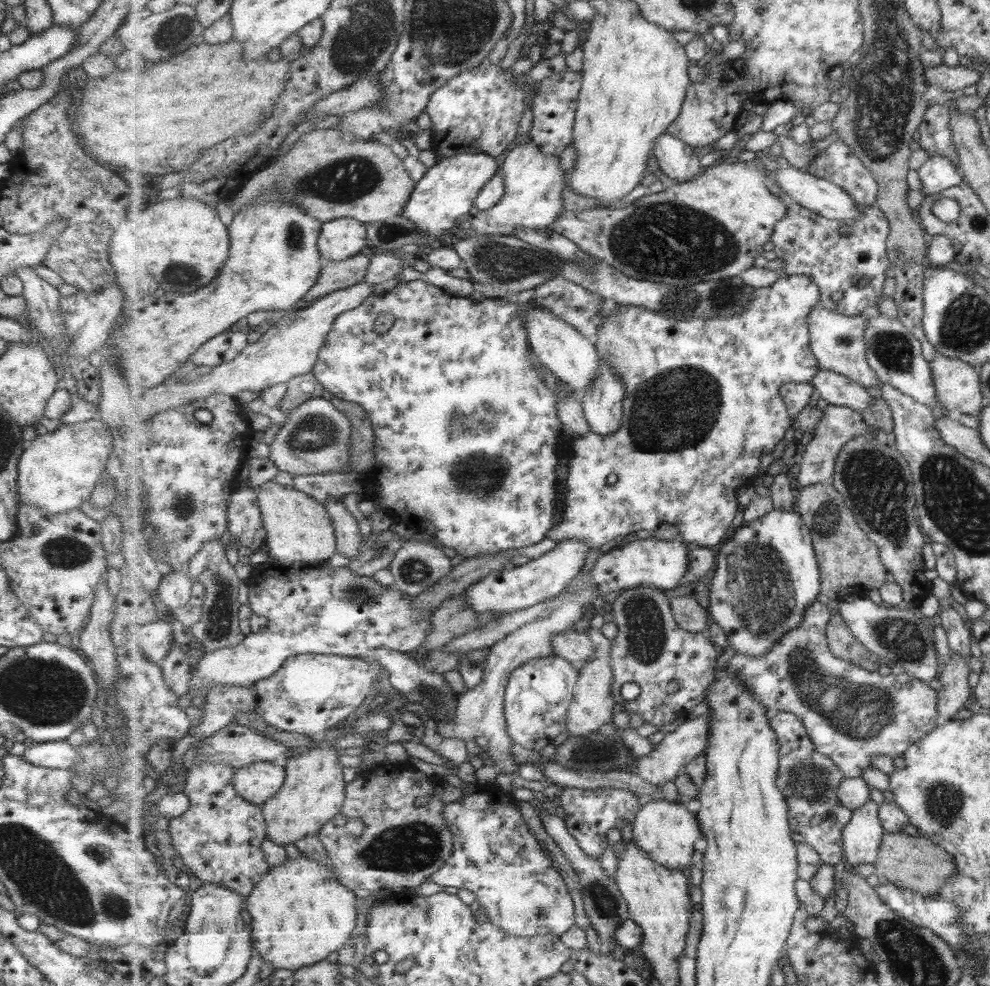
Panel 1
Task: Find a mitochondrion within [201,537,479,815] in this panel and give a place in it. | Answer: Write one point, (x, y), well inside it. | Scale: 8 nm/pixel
(362, 595)

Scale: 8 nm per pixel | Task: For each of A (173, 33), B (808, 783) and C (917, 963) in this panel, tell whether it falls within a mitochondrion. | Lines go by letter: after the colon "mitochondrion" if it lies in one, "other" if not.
A: mitochondrion
B: mitochondrion
C: mitochondrion

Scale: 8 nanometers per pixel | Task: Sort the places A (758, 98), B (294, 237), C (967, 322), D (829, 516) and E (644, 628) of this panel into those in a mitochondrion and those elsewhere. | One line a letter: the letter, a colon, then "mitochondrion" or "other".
A: other
B: mitochondrion
C: mitochondrion
D: mitochondrion
E: mitochondrion

